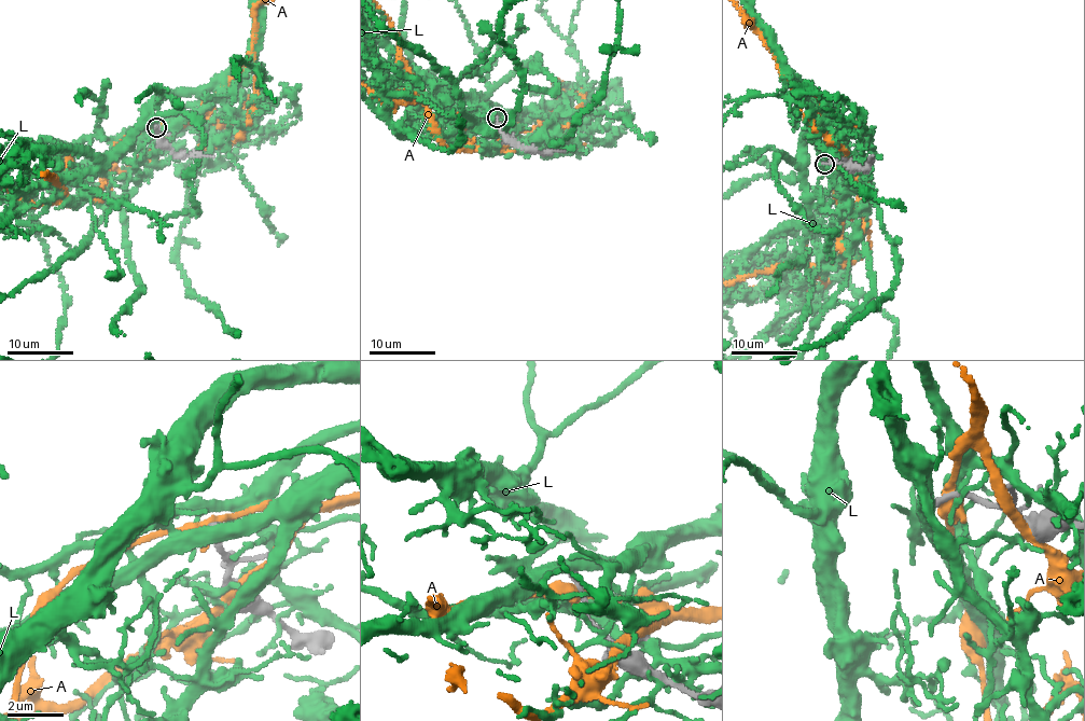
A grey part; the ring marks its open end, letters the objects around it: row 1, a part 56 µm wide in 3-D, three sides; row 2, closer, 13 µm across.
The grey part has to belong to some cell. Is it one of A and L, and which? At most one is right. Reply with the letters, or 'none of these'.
none of these

